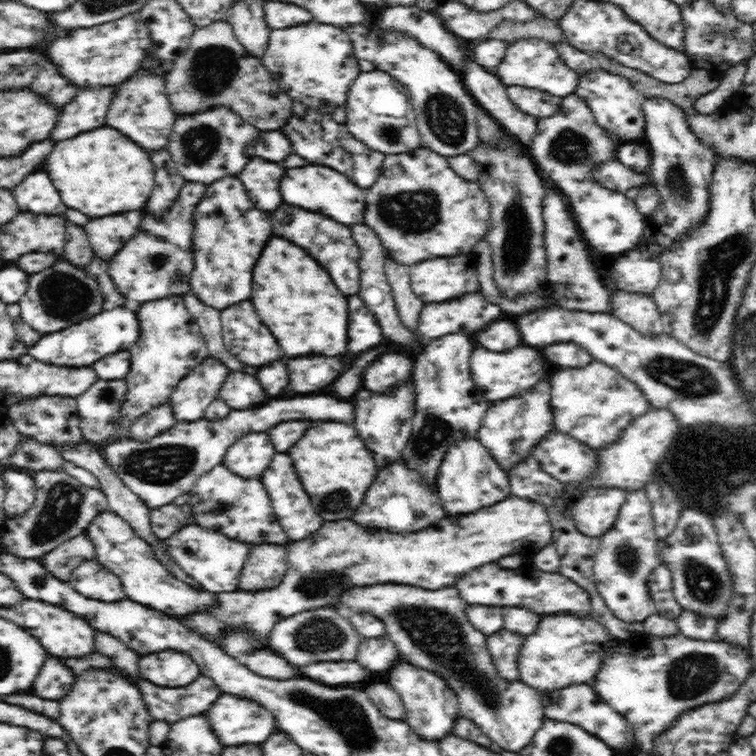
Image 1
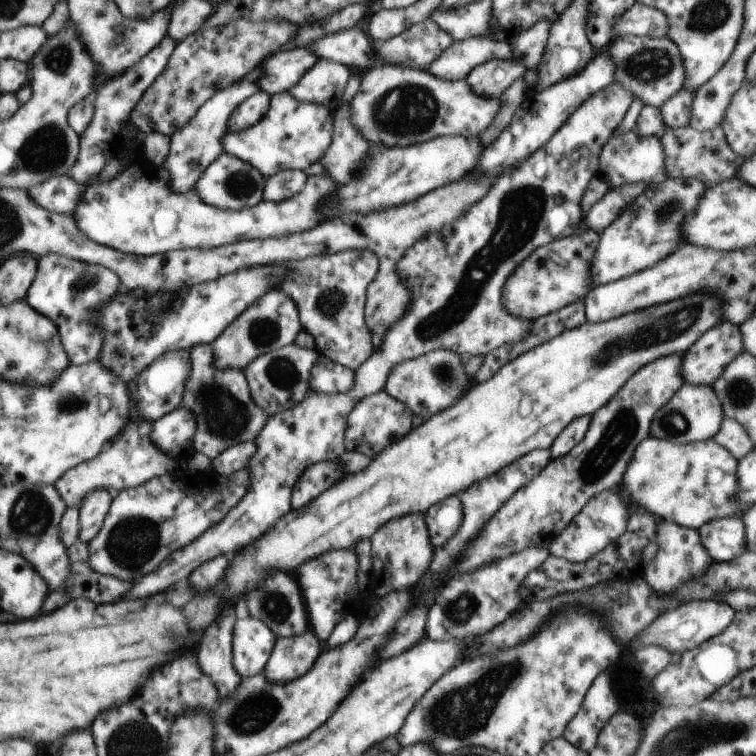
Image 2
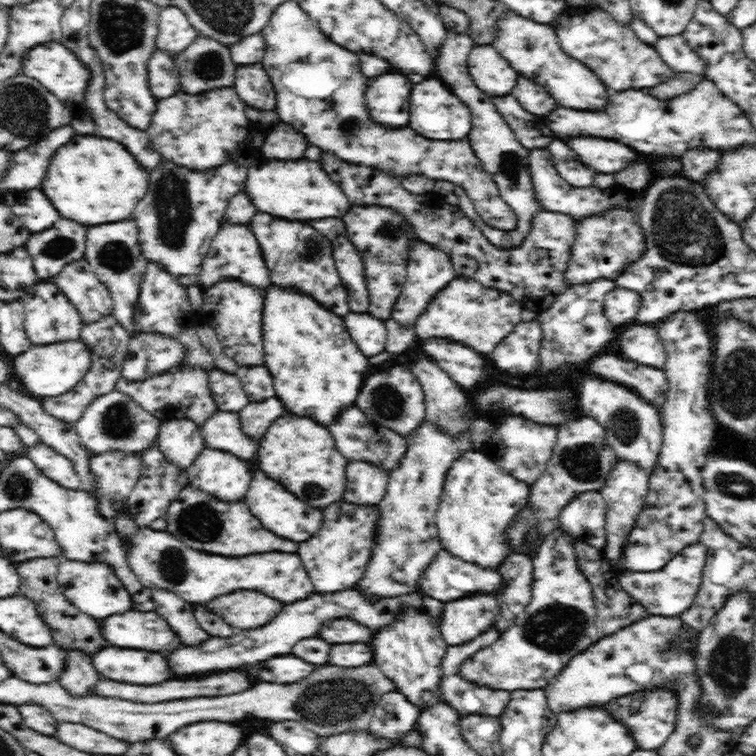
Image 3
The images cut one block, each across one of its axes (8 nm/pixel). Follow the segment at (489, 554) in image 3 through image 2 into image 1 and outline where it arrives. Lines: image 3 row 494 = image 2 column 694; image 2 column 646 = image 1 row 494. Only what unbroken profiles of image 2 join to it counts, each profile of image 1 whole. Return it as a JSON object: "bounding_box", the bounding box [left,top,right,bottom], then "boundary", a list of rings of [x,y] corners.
{"bounding_box":[436,438,512,517],"boundary":[[[477,438],[458,439],[451,444],[436,477],[438,497],[448,517],[472,514],[512,495],[508,473]]]}

